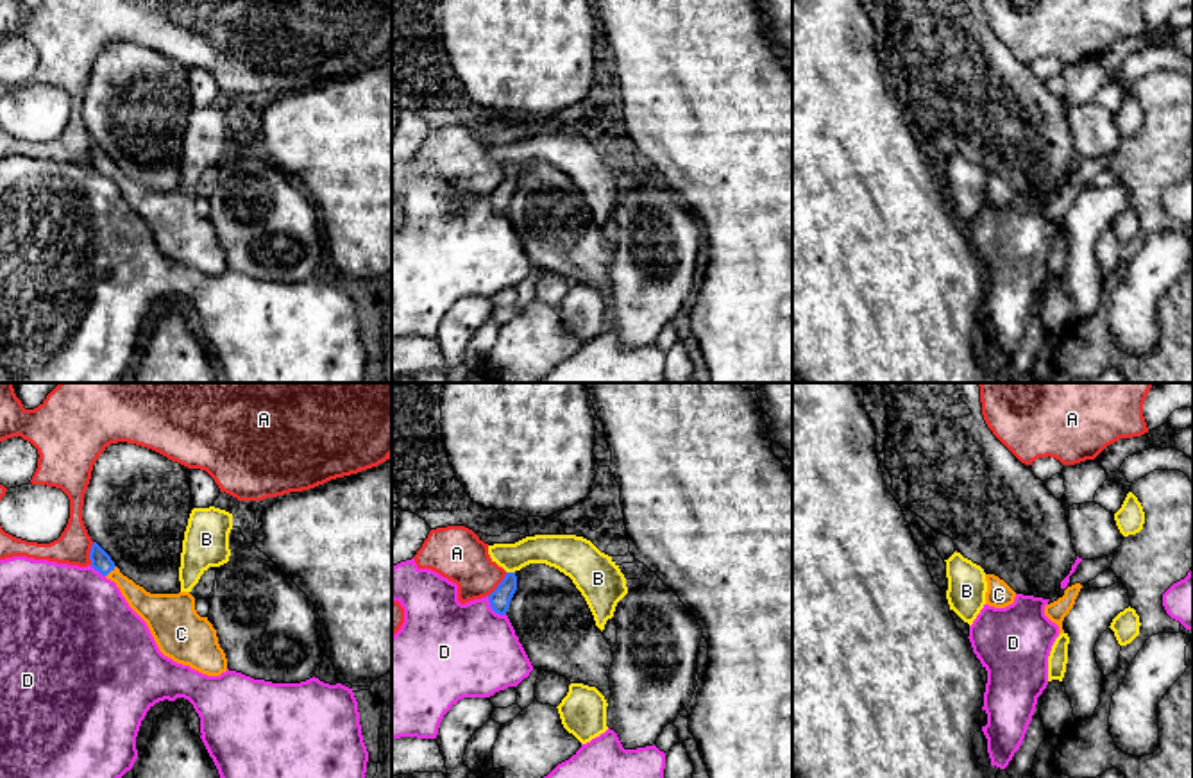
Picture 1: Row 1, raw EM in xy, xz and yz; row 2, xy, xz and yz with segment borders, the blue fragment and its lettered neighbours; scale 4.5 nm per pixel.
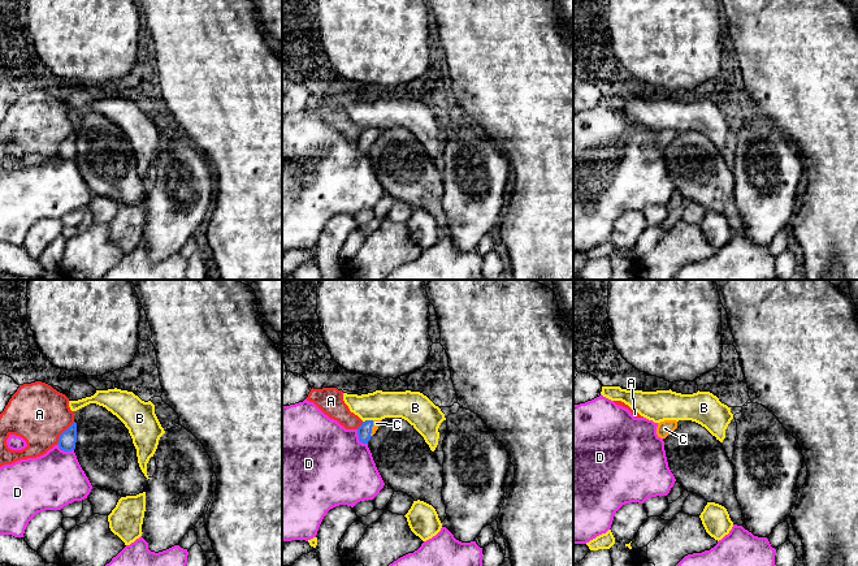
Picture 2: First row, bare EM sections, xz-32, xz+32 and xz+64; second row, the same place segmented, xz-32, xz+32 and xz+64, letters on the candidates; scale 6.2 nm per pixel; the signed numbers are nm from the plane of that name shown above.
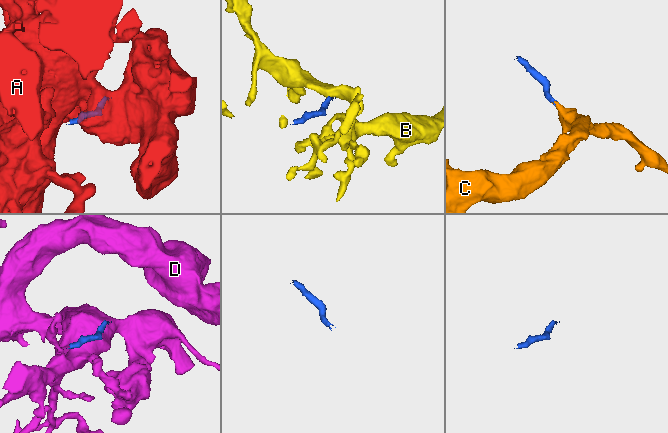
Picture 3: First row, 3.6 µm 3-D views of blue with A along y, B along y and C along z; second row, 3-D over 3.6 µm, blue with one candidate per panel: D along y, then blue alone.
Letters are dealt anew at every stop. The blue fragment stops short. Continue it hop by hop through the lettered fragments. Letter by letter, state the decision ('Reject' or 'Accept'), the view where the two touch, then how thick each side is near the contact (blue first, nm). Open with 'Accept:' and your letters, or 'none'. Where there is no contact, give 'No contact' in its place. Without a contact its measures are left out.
Accept: C
A: Reject. Touches blue in xz. Thickness 100 nm (blue) against 240 nm
B: Reject. Touches blue in xz. Thickness 100 nm (blue) against 160 nm
C: Accept. Touches blue in xy. Thickness 90 nm (blue) against 130 nm
D: Reject. Touches blue in xz. Thickness 100 nm (blue) against 420 nm

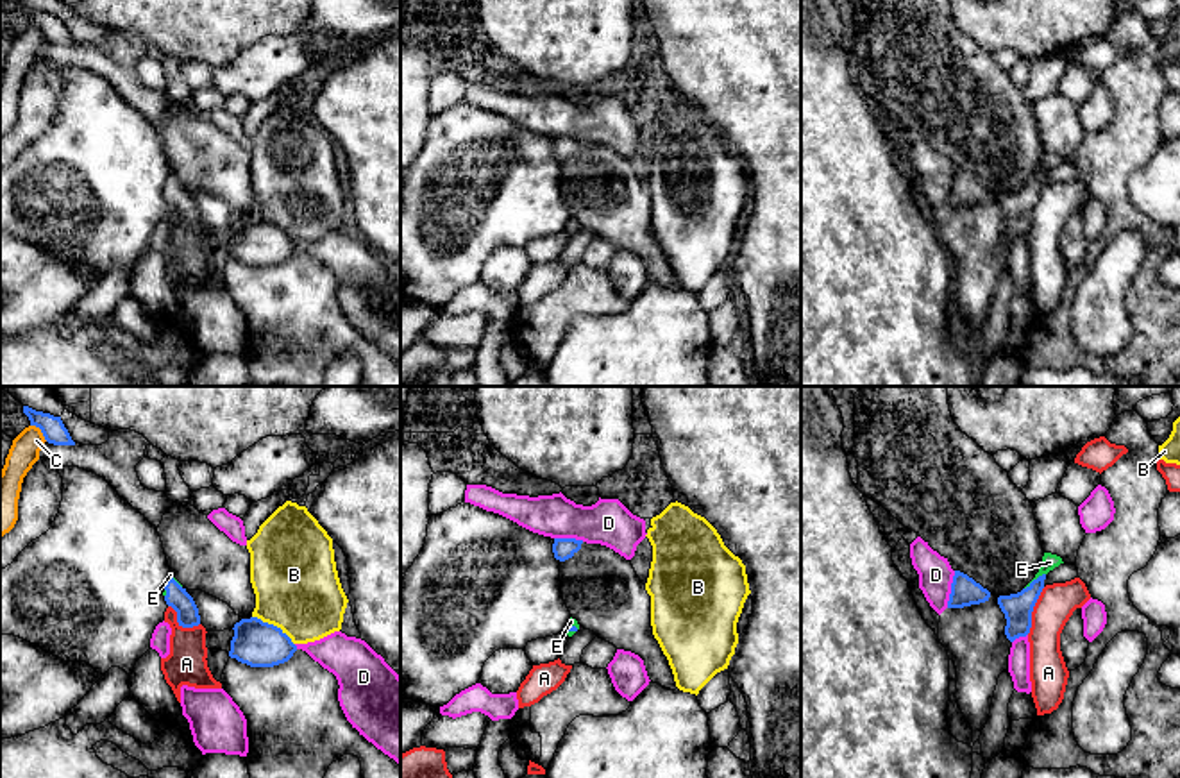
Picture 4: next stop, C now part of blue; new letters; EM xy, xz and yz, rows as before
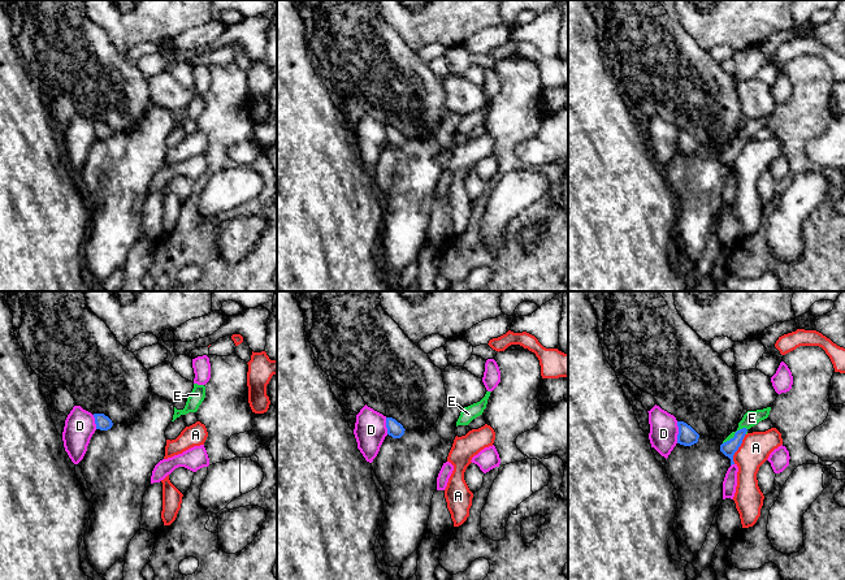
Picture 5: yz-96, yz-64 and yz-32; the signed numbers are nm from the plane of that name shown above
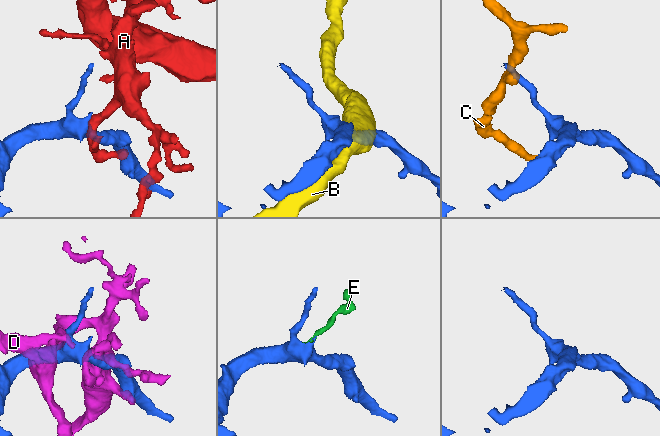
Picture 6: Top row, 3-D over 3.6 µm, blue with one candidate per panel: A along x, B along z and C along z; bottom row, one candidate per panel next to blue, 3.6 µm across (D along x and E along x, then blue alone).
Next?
Accept: E
A: Reject. Touches blue in yz. Thickness 130 nm (blue) against 170 nm
B: Reject. Touches blue in xy. Thickness 200 nm (blue) against 380 nm
C: Reject. Touches blue in xy. Thickness 110 nm (blue) against 140 nm
D: Reject. Touches blue in yz. Thickness 130 nm (blue) against 160 nm
E: Accept. Touches blue in yz. Thickness 130 nm (blue) against 70 nm

